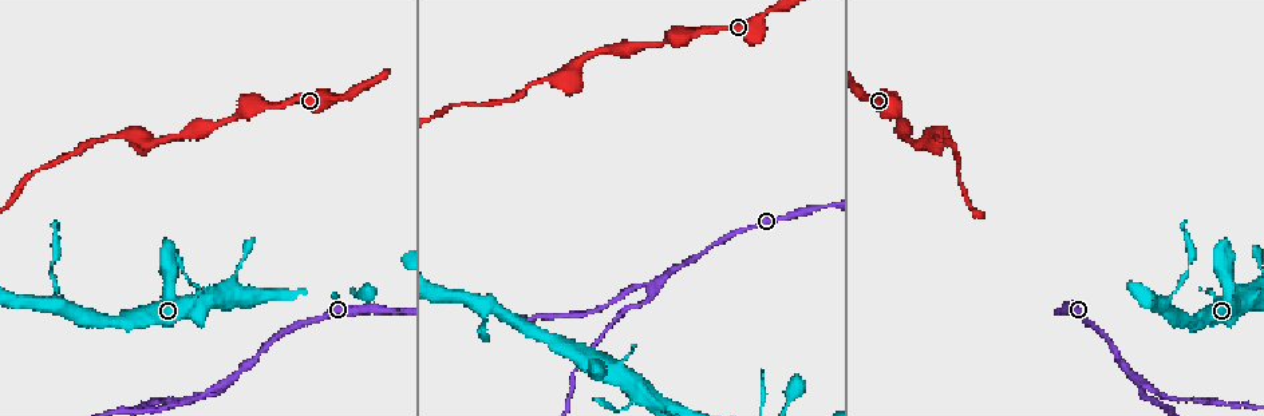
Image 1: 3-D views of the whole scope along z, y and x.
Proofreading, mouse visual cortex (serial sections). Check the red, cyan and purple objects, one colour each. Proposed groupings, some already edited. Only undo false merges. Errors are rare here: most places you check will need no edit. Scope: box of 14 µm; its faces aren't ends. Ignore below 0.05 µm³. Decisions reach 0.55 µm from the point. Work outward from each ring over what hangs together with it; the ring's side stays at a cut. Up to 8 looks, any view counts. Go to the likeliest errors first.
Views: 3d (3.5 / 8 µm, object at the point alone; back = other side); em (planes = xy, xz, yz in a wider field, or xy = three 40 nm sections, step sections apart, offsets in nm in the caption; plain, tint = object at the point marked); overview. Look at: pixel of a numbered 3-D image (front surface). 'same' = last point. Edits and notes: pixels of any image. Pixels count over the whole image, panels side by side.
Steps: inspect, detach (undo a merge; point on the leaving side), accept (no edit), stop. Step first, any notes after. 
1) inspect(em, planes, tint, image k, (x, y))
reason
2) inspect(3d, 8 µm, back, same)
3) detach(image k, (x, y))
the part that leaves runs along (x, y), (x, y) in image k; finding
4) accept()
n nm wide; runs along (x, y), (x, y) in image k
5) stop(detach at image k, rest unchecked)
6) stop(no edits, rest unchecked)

inspect(3d, 8 µm, image 1, (229, 382))
two arms at a narrow angle

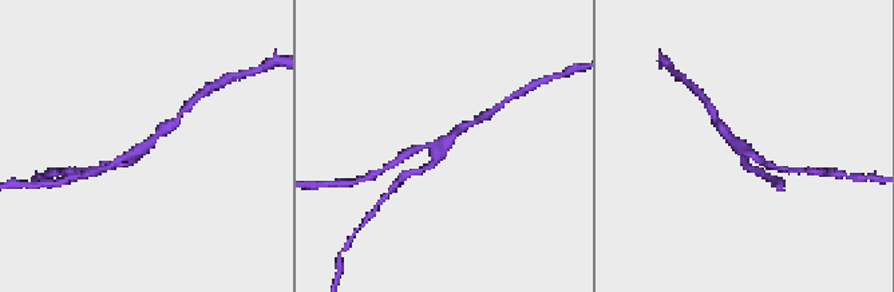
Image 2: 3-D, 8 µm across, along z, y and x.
inspect(3d, 3.5 µm, image 2, (745, 150))

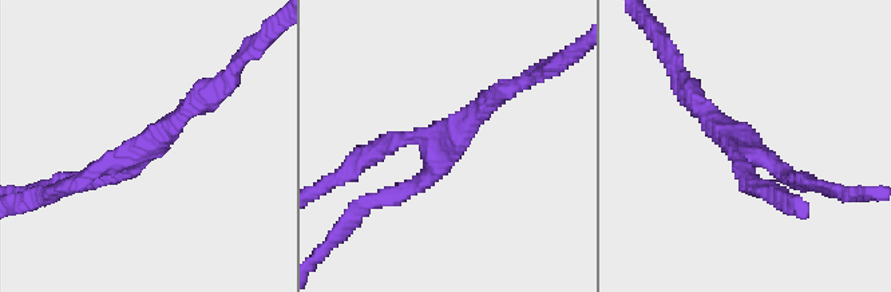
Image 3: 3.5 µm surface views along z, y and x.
accept()
3 arms; arms of 200, 200, 200 nm; runs along (200, 97), (146, 150), (68, 186) in image 3; continuous, no second cell

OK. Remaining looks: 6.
inspect(3d, 3.5 µm, image 1, (145, 140))
a fork

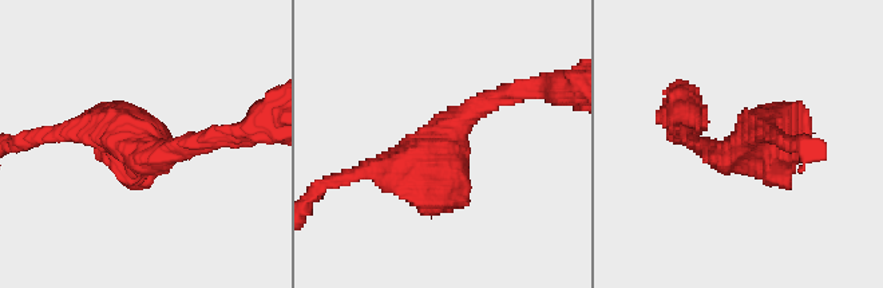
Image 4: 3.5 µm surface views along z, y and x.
inspect(em, xy, step 3, plain, image 4, (438, 151))
need the tissue

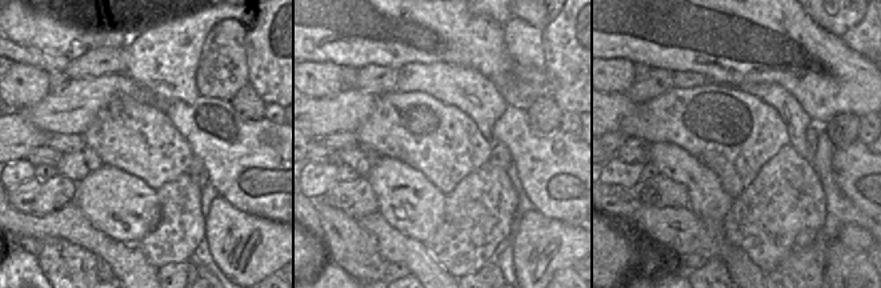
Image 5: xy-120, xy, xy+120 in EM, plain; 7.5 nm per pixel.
inspect(em, xy, step 3, tint, same)

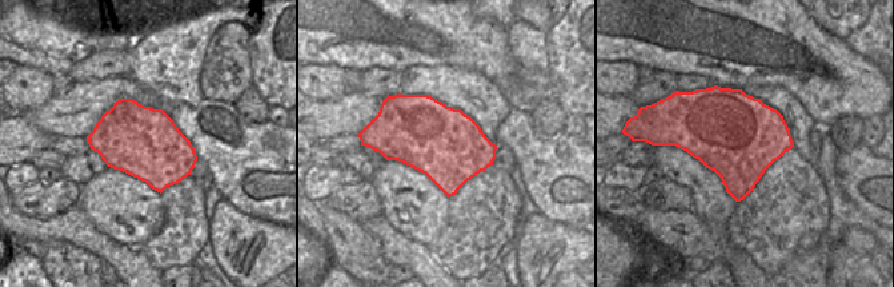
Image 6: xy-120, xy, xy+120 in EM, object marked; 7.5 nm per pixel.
accept()
runs along (480, 105), (423, 164), (337, 181) in image 4; all the same cell

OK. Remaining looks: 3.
inspect(3d, 3.5 µm, image 1, (60, 303))
two arms in line, one across

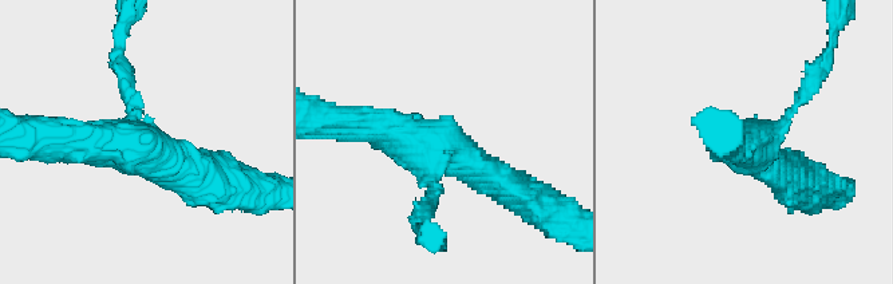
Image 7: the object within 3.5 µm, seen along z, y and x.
inspect(em, xy, step 3, tint, image 7, (760, 141))

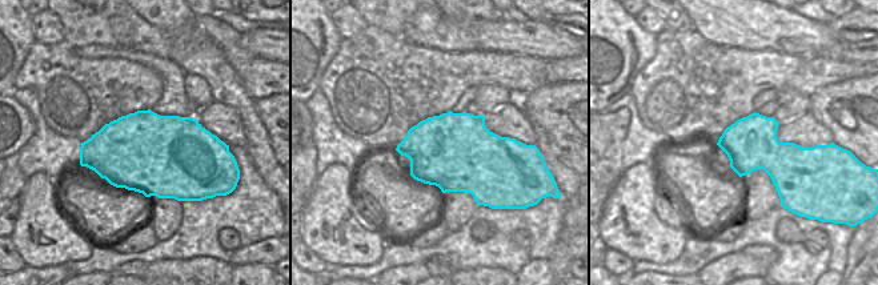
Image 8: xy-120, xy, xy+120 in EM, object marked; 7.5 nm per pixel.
accept()
3 arms; runs along (505, 185), (451, 152), (348, 123) in image 7; all the same cell

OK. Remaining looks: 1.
stop(no edits, rest unchecked)

